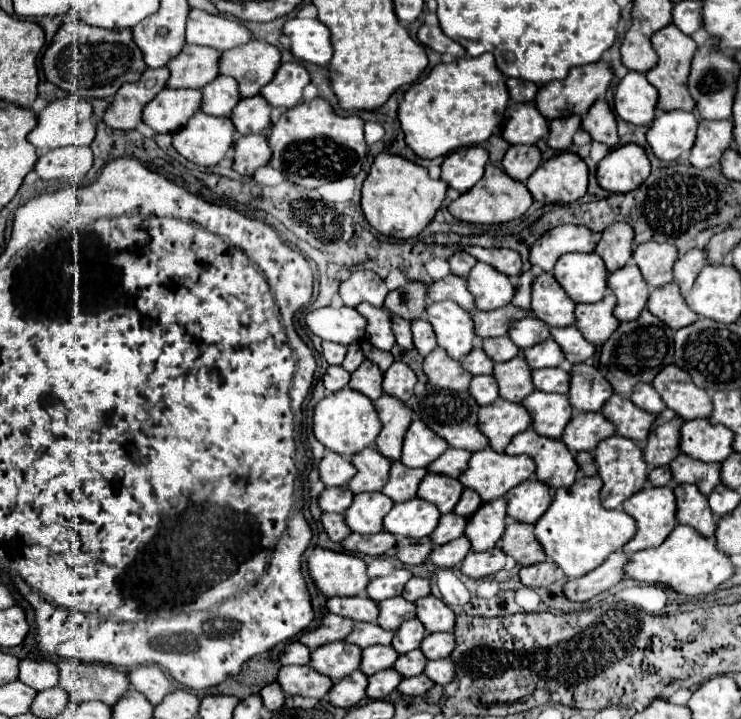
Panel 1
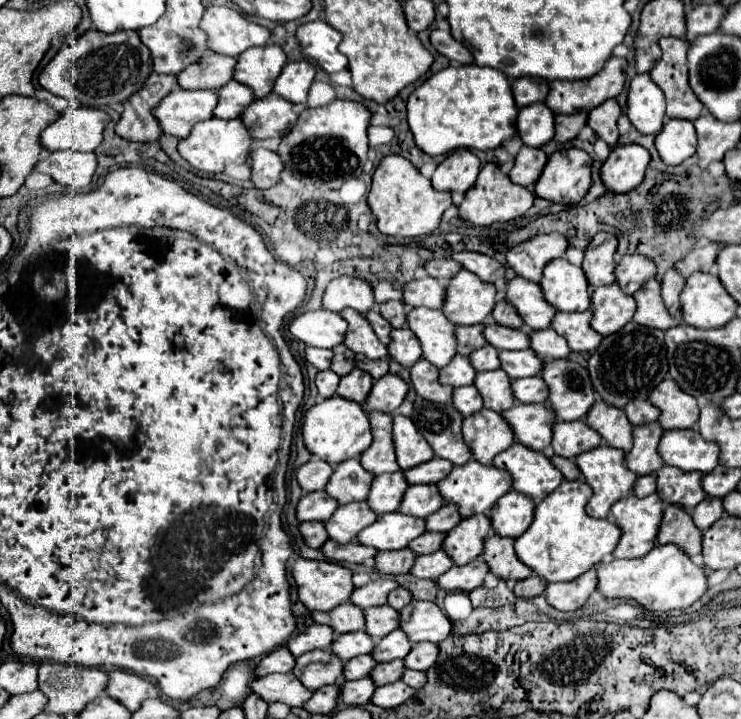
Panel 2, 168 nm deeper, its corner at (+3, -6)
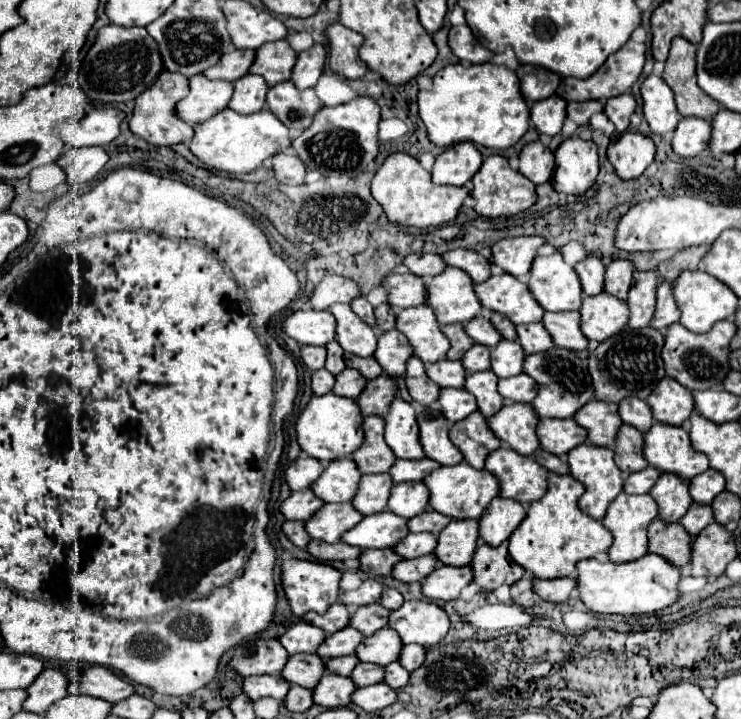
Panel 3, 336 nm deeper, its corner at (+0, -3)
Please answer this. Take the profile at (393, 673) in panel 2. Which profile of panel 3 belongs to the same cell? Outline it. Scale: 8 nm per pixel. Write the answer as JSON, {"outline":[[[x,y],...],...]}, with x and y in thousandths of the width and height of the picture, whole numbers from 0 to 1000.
{"outline":[[[486,921],[483,929],[478,929],[478,935],[472,937],[472,946],[478,946],[480,957],[489,954],[499,954],[499,951],[510,951],[518,943],[518,929],[510,924],[491,924]]]}

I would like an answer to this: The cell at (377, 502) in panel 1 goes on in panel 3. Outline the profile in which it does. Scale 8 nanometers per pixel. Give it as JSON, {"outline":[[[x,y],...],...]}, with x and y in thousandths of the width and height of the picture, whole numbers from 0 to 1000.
{"outline":[[[472,698],[467,701],[437,701],[418,723],[410,726],[413,740],[418,748],[437,751],[443,757],[451,757],[459,751],[462,740],[478,734],[489,723],[489,715],[475,707]]]}

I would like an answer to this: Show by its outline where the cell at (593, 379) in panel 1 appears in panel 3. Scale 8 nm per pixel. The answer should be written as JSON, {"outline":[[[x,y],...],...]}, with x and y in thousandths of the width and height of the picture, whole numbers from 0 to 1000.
{"outline":[[[753,481],[740,484],[737,490],[715,492],[707,501],[707,517],[721,526],[726,548],[715,562],[729,581],[772,581],[791,559],[802,554],[799,526],[785,498],[772,487],[761,487]]]}

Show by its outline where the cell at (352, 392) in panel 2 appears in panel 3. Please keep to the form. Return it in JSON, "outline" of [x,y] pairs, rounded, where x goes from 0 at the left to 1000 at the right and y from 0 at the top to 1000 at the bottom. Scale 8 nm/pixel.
{"outline":[[[467,512],[464,517],[459,517],[453,523],[453,534],[451,534],[448,545],[456,551],[467,551],[467,554],[480,556],[486,551],[486,545],[491,542],[491,537],[494,537],[494,526],[483,515]]]}

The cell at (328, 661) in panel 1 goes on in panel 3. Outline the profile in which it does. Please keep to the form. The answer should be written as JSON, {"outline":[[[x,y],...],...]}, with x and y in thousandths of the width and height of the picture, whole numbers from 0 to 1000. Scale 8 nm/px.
{"outline":[[[397,910],[381,929],[381,943],[408,957],[424,957],[437,937],[440,926],[429,910]]]}

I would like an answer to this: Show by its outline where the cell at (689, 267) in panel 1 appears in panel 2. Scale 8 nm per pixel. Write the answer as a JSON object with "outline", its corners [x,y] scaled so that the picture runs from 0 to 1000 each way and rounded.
{"outline":[[[903,374],[895,382],[895,419],[897,427],[906,433],[906,438],[916,438],[919,435],[919,424],[916,424],[916,410],[924,399],[924,385],[914,377],[914,374]]]}

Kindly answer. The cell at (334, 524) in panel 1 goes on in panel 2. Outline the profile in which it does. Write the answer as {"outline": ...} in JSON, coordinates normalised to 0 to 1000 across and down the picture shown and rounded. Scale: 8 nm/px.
{"outline":[[[433,725],[406,727],[406,730],[404,730],[404,739],[409,741],[412,755],[414,755],[417,761],[422,761],[422,764],[430,764],[430,761],[444,750],[444,744],[441,744],[441,739],[439,739],[439,727],[433,727]]]}

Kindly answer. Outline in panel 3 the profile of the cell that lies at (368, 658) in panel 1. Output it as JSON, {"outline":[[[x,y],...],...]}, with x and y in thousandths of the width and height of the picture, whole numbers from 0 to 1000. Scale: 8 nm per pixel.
{"outline":[[[472,910],[472,912],[456,912],[451,918],[440,918],[440,932],[448,935],[448,937],[472,940],[472,935],[478,932],[480,924],[483,924],[483,915],[478,910]]]}

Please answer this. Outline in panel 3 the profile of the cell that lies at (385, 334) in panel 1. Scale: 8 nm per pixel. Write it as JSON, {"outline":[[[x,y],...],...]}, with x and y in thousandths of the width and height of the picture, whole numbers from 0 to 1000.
{"outline":[[[448,423],[445,437],[453,445],[453,476],[478,495],[502,495],[507,487],[505,459],[489,448],[470,423]]]}

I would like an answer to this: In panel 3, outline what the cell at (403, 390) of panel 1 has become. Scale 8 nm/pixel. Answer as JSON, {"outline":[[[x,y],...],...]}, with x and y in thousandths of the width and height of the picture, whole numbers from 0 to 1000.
{"outline":[[[521,520],[497,529],[494,540],[489,542],[489,548],[480,554],[489,579],[518,579],[521,570],[526,567],[526,559],[532,556],[532,529]]]}

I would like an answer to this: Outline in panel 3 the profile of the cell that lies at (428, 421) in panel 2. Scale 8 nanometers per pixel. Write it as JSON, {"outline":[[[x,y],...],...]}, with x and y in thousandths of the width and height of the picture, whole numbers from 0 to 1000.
{"outline":[[[588,562],[564,576],[564,592],[567,592],[567,618],[578,637],[588,640],[596,648],[613,648],[626,640],[623,629],[607,615],[605,609],[607,587],[602,587]]]}

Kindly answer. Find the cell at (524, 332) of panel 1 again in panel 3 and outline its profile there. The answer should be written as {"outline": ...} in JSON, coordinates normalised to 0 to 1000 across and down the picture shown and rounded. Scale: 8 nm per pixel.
{"outline":[[[648,437],[645,442],[629,448],[629,451],[626,451],[626,462],[629,462],[642,478],[653,478],[653,481],[659,481],[659,484],[664,484],[667,478],[672,478],[672,476],[677,473],[677,467],[667,459],[667,453],[661,451],[661,445],[659,445],[653,437]]]}

